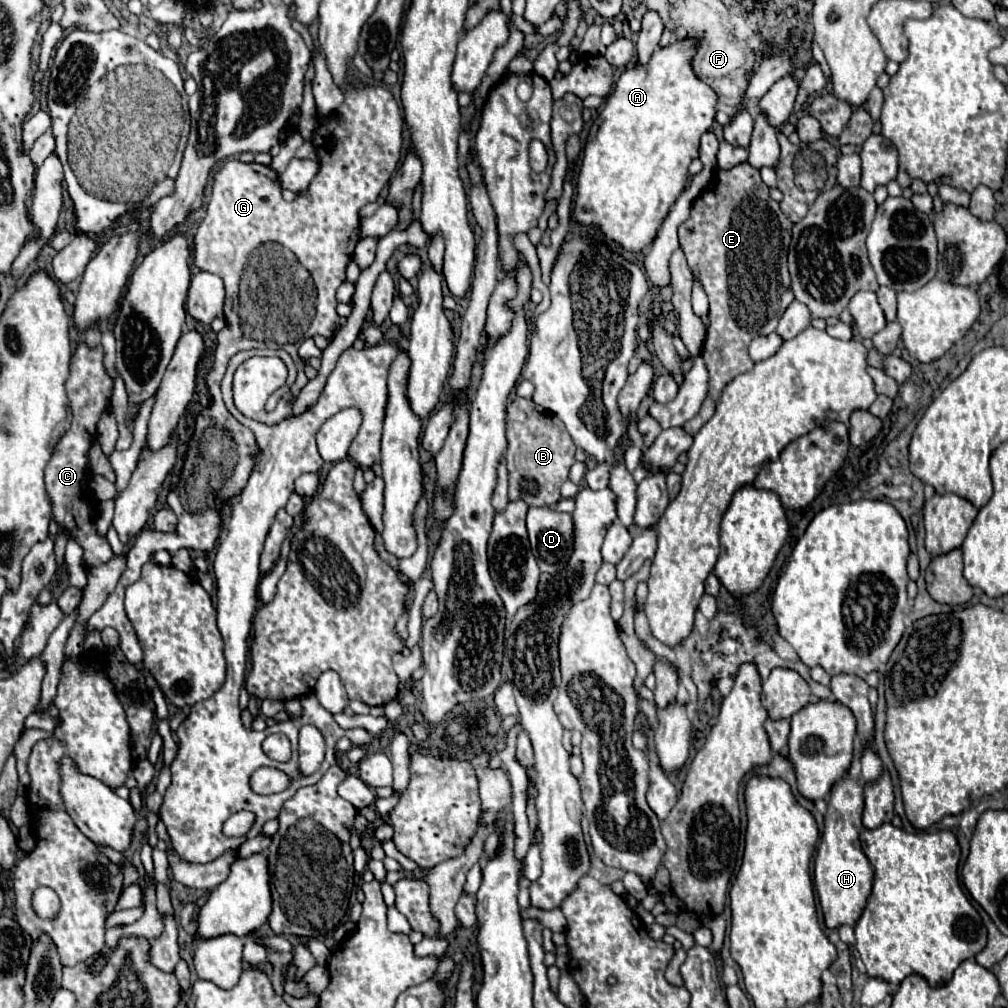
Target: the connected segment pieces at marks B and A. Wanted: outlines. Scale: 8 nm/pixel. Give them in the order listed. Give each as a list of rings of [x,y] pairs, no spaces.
[[[515,398],[507,406],[507,442],[509,500],[525,500],[531,506],[555,508],[561,498],[561,484],[569,476],[577,450],[565,424],[553,412],[535,406],[533,400]]]
[[[697,40],[673,42],[667,48],[657,48],[647,66],[635,64],[621,74],[617,88],[607,98],[595,126],[591,126],[583,150],[581,168],[577,174],[577,198],[573,220],[581,226],[595,226],[599,232],[629,252],[641,252],[657,236],[669,208],[675,204],[687,184],[687,168],[699,156],[699,138],[715,120],[717,96],[691,70]]]

